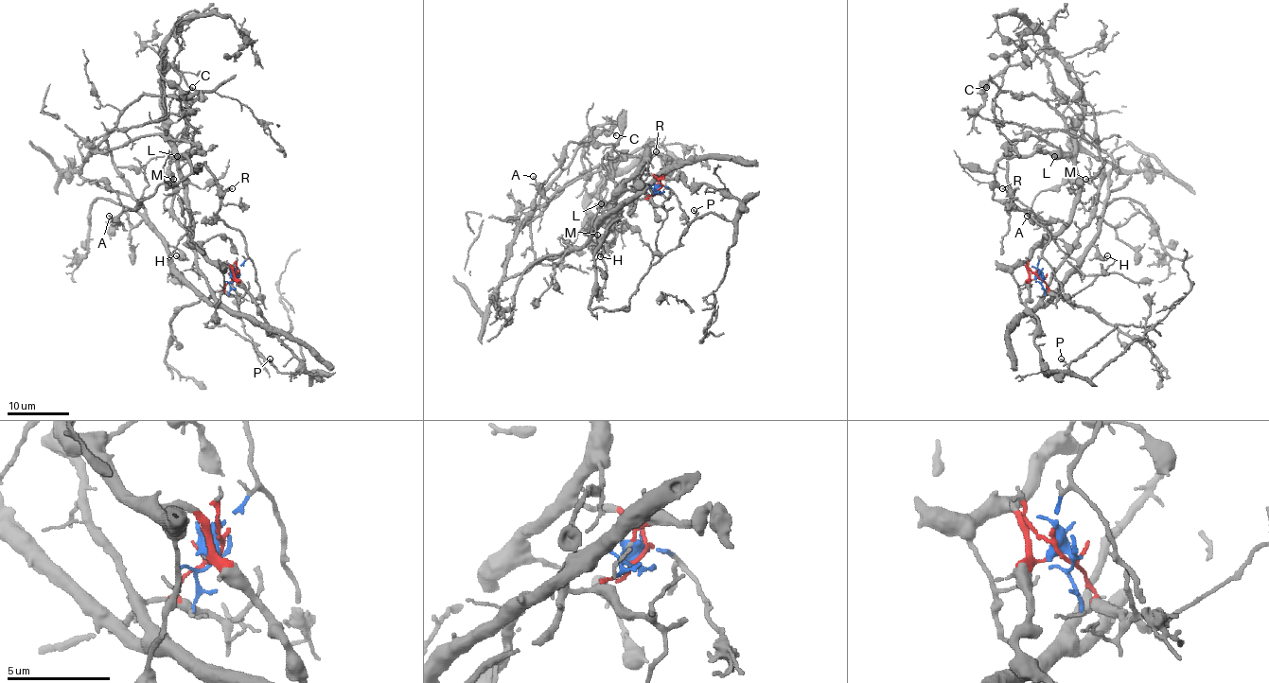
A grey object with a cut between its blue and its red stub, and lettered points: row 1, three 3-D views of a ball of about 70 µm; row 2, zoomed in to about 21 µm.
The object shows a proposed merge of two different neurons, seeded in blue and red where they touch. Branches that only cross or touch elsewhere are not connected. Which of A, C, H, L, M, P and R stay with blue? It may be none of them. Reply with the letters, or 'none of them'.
R

